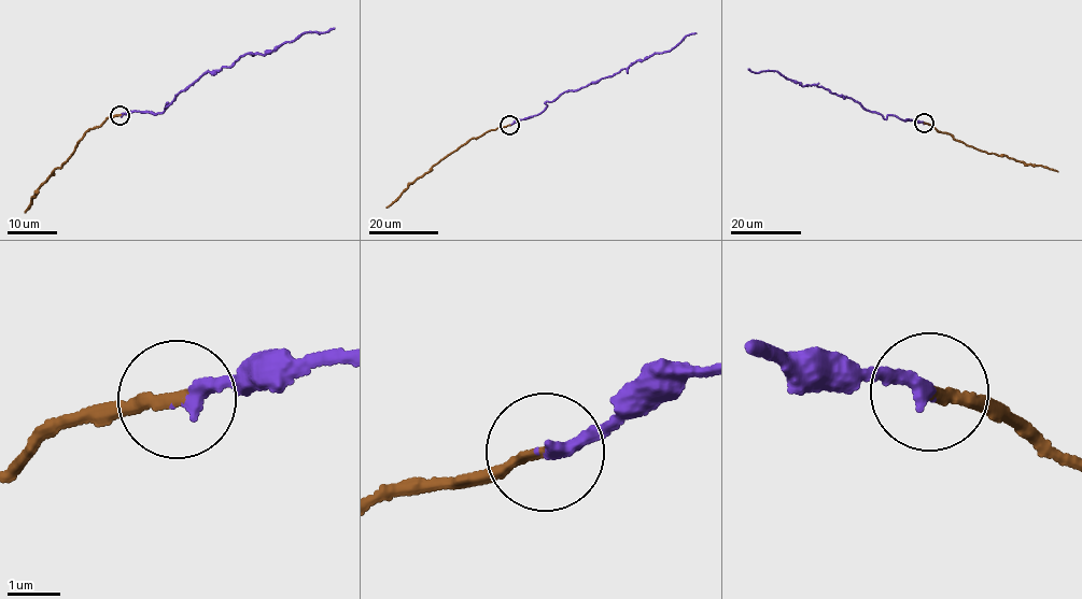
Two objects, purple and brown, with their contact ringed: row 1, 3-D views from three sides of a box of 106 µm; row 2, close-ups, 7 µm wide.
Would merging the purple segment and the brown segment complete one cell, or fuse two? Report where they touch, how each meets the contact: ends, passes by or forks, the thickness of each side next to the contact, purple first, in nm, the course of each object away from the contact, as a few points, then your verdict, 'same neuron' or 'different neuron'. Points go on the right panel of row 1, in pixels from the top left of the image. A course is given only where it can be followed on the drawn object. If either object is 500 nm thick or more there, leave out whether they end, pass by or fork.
place (924, 123); purple ends; brown ends; calibres 260 and 190 nm; course purple (924, 123), (895, 115), (884, 118), (852, 98), (823, 87), (800, 85), (776, 71), (755, 72), (747, 68); course brown (924, 123), (980, 151), (1058, 171); same neuron

